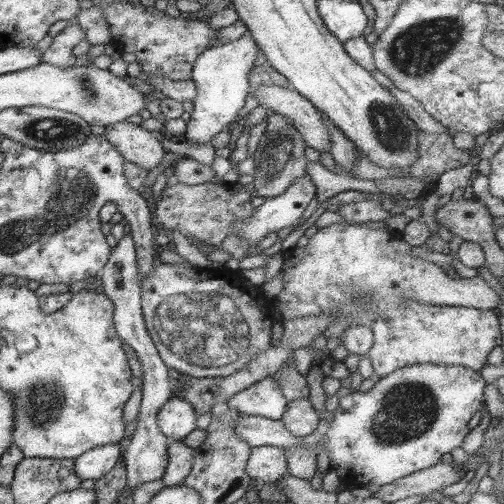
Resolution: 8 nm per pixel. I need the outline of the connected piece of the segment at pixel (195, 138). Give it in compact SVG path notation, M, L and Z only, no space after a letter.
M243 34L237 40L225 40L221 46L211 46L197 56L189 78L197 88L197 96L193 100L193 112L189 114L191 120L187 120L185 128L187 142L209 144L215 134L223 134L227 130L227 124L237 116L245 104L245 96L251 92L249 72L255 68L253 62L259 54L261 50L255 40L249 34Z

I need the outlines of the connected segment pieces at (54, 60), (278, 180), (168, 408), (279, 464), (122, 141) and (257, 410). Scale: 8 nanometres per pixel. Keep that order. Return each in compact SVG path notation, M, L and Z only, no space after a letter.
M67 24L47 46L47 50L41 54L41 62L43 64L53 64L57 68L69 68L75 66L73 64L73 46L77 42L85 40L85 32L81 26L71 26Z
M271 114L267 118L267 130L259 140L259 146L253 154L255 160L255 174L253 174L253 188L255 188L255 196L261 196L265 200L271 200L275 196L281 196L287 188L291 188L291 184L295 184L295 180L303 178L307 174L307 160L303 158L303 138L301 134L297 134L293 130L293 126L289 124L287 118L279 116L279 114Z
M171 398L157 412L157 426L169 440L179 442L191 430L195 430L195 418L197 414L193 412L193 408L187 402Z
M277 446L251 448L245 474L261 484L275 484L287 476L287 452Z
M119 122L107 126L105 140L117 148L125 162L137 164L149 172L157 168L167 156L167 150L161 146L161 142L157 142L153 130L145 130L135 124Z
M267 376L265 380L249 386L247 390L241 390L237 396L227 400L227 408L237 410L241 416L259 416L267 420L281 420L283 412L287 410L287 400L281 394L279 384L273 380L273 376Z

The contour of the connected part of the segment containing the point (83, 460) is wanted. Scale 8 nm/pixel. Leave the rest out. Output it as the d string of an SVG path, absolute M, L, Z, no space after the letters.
M119 442L115 444L107 444L107 446L95 446L89 452L83 452L81 456L75 458L75 476L83 482L83 480L101 480L101 476L105 476L109 470L113 470L113 466L117 464L117 460L121 458L121 446Z

